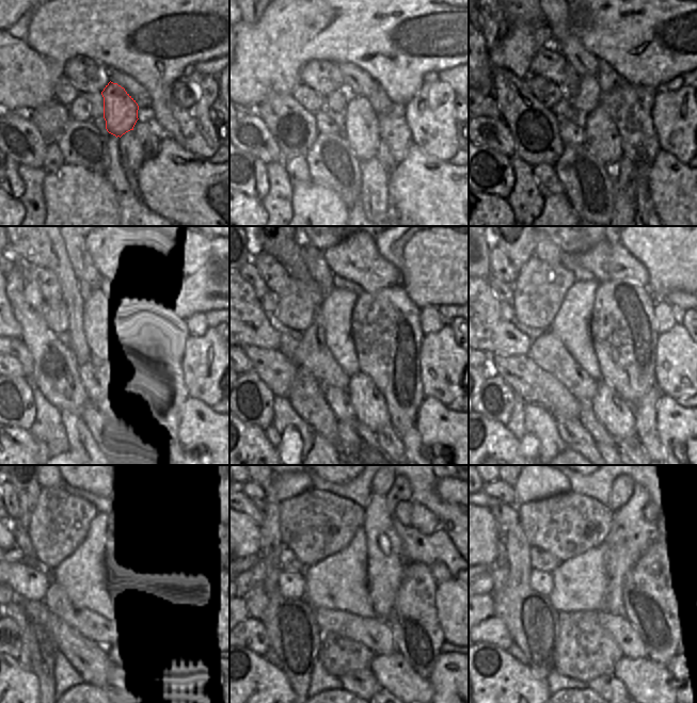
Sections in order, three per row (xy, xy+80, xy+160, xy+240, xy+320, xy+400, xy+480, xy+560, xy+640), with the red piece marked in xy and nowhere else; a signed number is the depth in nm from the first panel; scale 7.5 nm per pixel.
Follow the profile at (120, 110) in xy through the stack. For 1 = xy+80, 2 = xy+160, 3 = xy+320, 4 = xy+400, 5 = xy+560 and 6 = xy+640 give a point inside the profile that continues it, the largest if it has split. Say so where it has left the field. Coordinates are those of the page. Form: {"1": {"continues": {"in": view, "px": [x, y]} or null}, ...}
{"1": {"continues": {"in": "xy+80", "px": [361, 130]}}, "2": {"continues": {"in": "xy+160", "px": [601, 136]}}, "3": {"continues": {"in": "xy+320", "px": [369, 405]}}, "4": {"continues": {"in": "xy+400", "px": [617, 416]}}, "5": {"continues": {"in": "xy+560", "px": [393, 673]}}, "6": {"continues": {"in": "xy+640", "px": [646, 682]}}}

